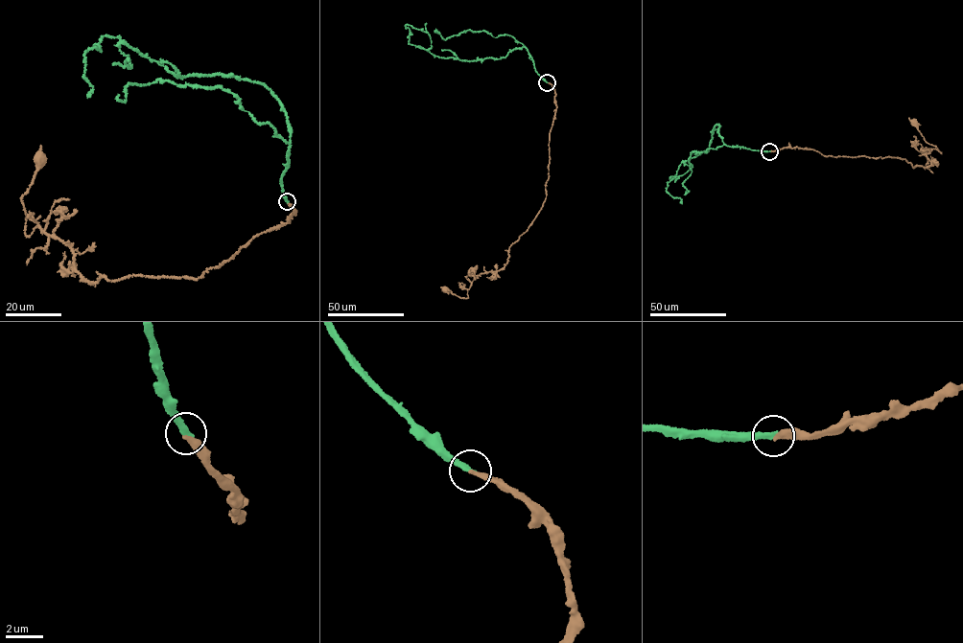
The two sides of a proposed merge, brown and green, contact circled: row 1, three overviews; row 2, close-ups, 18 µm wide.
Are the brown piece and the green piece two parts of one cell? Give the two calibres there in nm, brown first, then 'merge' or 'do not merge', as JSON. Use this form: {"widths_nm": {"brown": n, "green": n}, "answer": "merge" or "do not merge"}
{"widths_nm": {"brown": 280, "green": 320}, "answer": "merge"}

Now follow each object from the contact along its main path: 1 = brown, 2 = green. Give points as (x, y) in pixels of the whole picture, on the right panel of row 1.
1: (769, 151), (796, 147), (836, 157), (890, 156), (927, 167), (931, 162), (924, 154), (941, 152), (914, 122)
2: (769, 151), (726, 145), (716, 125), (708, 150), (682, 162), (667, 184), (667, 192), (680, 198), (682, 203)

